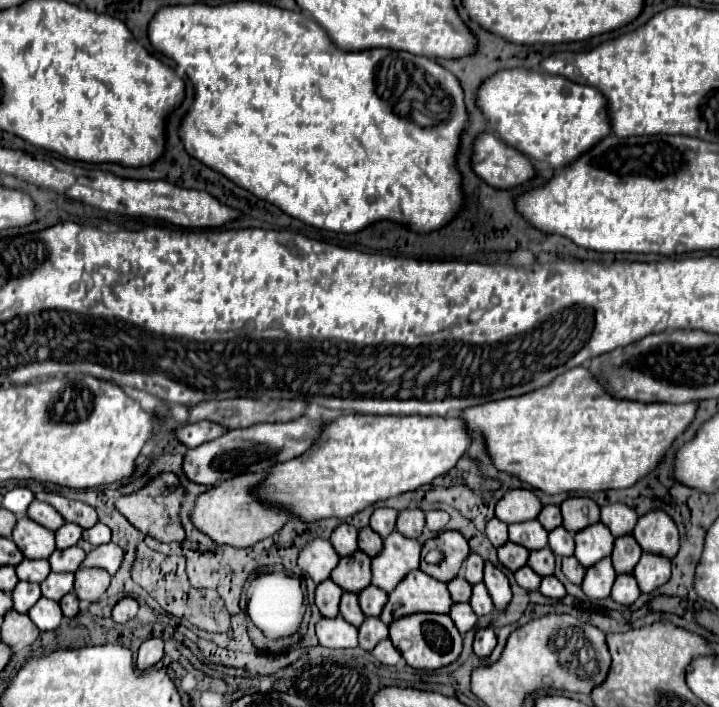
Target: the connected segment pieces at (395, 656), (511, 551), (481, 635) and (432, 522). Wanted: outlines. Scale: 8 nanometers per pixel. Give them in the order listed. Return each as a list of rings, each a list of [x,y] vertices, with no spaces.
[[[390,640],[380,642],[380,644],[372,650],[372,656],[374,656],[378,662],[386,664],[386,666],[396,666],[396,664],[402,660],[400,652],[392,646],[392,642],[390,642]]]
[[[506,542],[506,544],[498,550],[500,564],[502,564],[504,568],[508,568],[510,572],[516,572],[516,570],[520,570],[522,566],[526,566],[528,556],[530,556],[528,550],[524,550],[522,546],[516,546],[516,544],[512,544],[512,542]]]
[[[484,628],[484,630],[478,630],[476,632],[476,638],[474,638],[474,654],[478,658],[486,658],[492,654],[492,650],[496,648],[496,634],[492,628]]]
[[[430,510],[426,514],[426,528],[432,532],[440,532],[448,524],[448,514],[444,510]]]

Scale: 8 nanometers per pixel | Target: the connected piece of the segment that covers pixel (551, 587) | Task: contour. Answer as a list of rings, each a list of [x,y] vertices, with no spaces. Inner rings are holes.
[[[556,576],[542,578],[540,592],[542,592],[546,598],[552,598],[552,600],[562,600],[562,598],[566,596],[566,588],[562,586],[562,582],[560,582]]]

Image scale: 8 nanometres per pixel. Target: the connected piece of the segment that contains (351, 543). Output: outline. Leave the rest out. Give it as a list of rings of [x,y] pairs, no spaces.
[[[342,524],[332,532],[330,542],[340,558],[352,556],[358,550],[358,528],[354,528],[350,524]]]

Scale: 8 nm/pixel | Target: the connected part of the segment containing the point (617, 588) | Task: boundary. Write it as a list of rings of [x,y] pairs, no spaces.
[[[620,574],[612,588],[612,600],[624,606],[630,606],[638,600],[640,588],[636,586],[636,578],[632,574]]]

